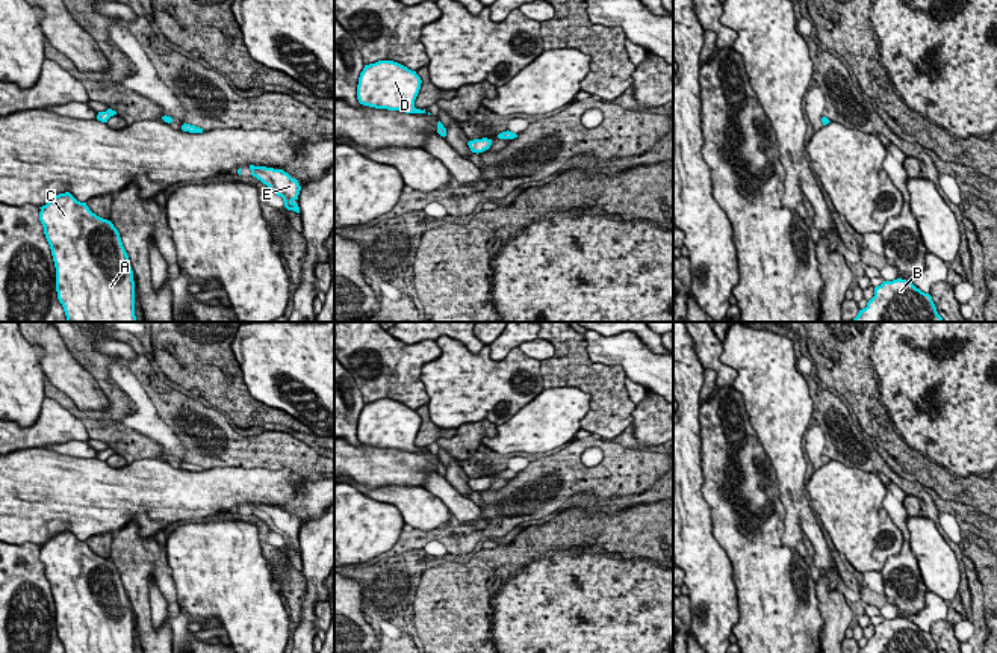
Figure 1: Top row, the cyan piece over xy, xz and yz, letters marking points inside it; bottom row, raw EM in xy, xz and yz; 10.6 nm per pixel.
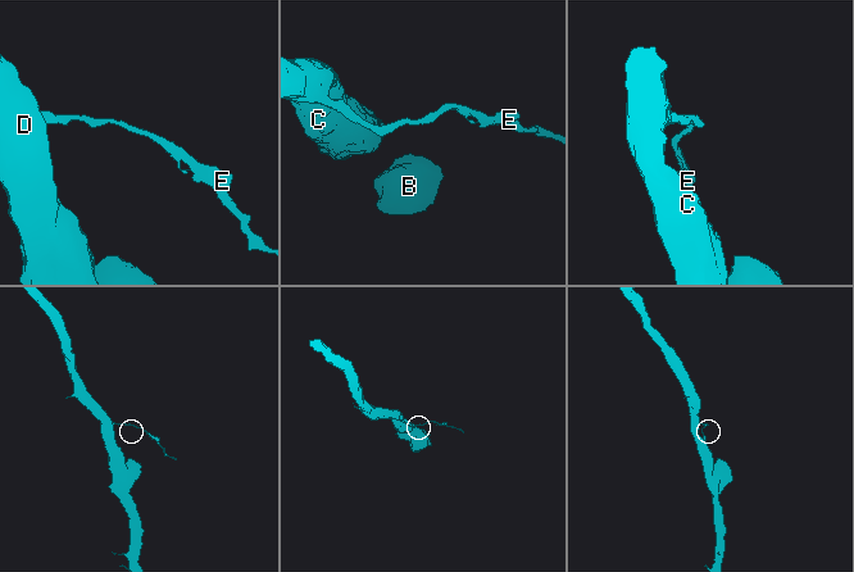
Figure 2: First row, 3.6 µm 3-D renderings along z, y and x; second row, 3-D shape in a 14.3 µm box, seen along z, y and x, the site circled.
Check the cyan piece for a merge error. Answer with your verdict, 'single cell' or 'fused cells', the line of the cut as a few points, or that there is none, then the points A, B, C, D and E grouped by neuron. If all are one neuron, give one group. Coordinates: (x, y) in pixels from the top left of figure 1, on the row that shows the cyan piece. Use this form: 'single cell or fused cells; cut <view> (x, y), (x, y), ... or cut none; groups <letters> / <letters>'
single cell; cut none; groups A B C D E

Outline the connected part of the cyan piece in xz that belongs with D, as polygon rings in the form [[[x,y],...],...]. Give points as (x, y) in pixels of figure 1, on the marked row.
[[[378,60],[365,65],[360,73],[357,100],[363,106],[375,109],[425,113],[425,109],[415,107],[421,83],[416,71],[393,60]]]

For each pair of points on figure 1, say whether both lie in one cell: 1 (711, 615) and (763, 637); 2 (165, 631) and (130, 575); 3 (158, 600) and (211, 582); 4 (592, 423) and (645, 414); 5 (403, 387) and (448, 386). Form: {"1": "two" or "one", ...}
{"1": "two", "2": "one", "3": "two", "4": "two", "5": "two"}

